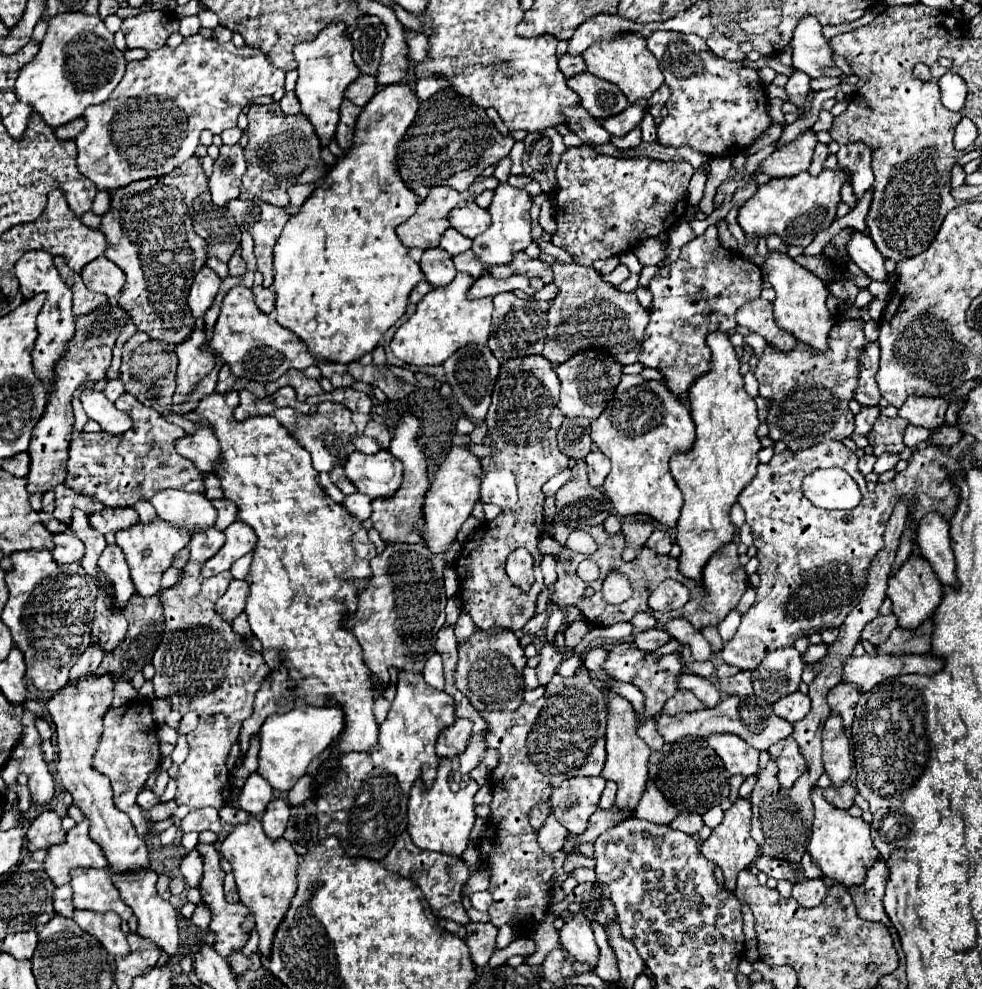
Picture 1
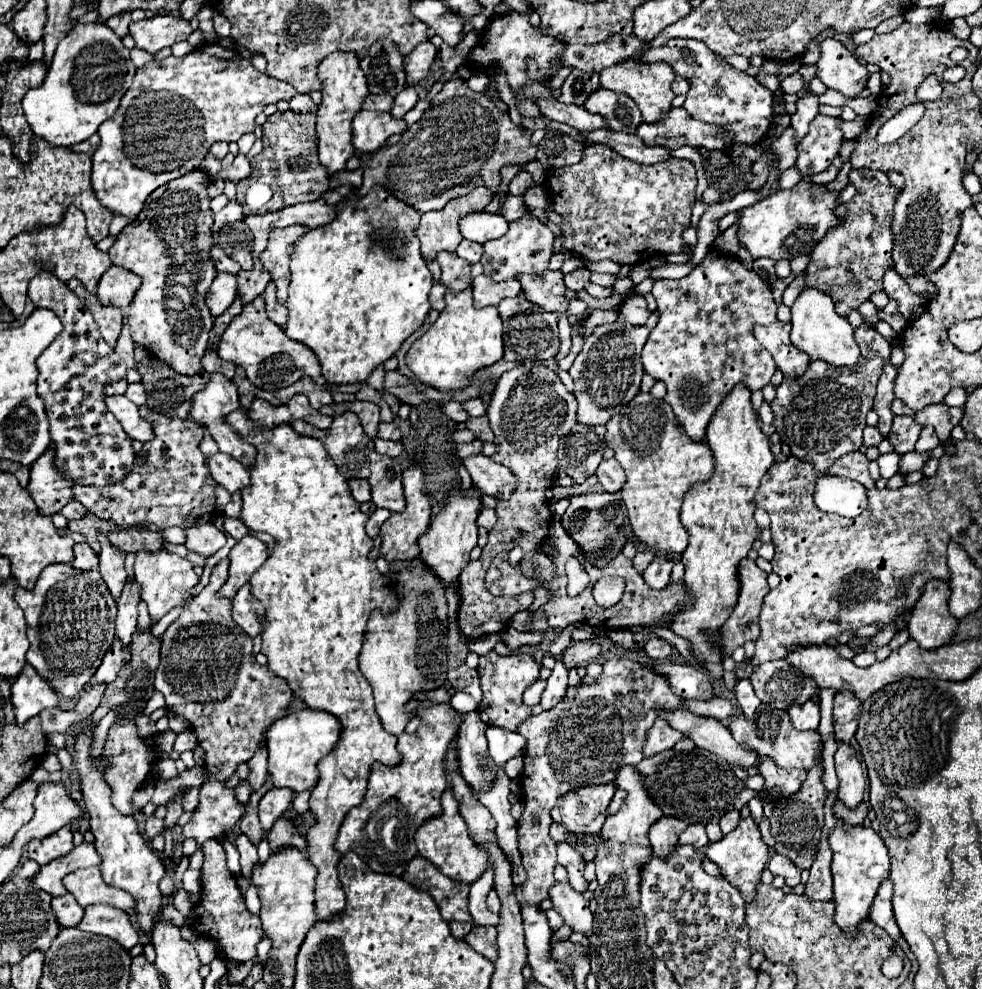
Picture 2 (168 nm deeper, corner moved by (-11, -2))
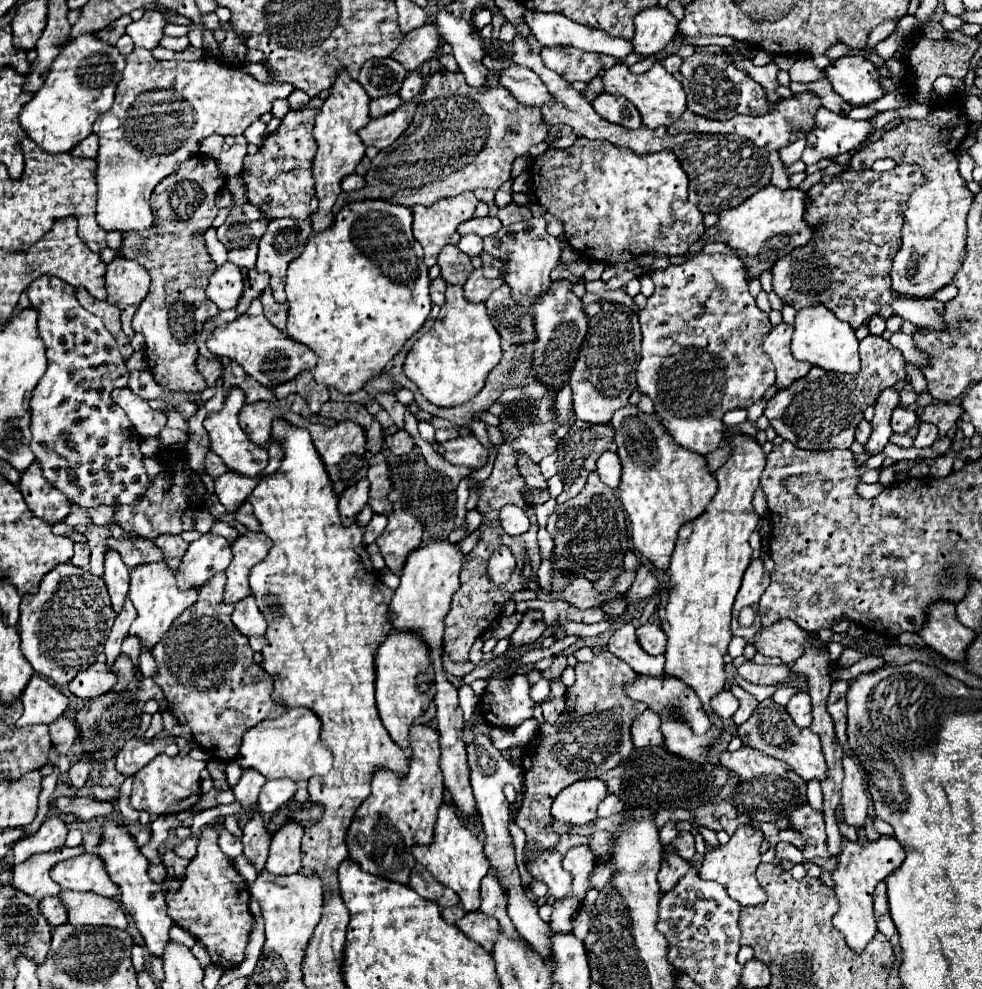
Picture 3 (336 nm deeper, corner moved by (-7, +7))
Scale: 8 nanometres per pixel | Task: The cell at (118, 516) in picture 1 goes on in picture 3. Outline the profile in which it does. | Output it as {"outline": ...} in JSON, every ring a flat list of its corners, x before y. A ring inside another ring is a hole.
{"outline":[[107,539,109,549,117,551,127,567,139,567,143,563,163,561,163,551,149,539]]}

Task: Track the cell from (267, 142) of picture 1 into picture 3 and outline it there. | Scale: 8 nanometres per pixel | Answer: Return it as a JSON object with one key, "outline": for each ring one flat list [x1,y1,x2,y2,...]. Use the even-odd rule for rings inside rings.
{"outline":[[305,107,299,111,289,111,281,121,279,129,263,141,259,151,255,155,245,157,243,179,245,179,249,203,253,203,267,219,275,219,275,217,307,219,311,213,309,201,315,195,311,163,317,151,313,125,315,125,313,109]]}

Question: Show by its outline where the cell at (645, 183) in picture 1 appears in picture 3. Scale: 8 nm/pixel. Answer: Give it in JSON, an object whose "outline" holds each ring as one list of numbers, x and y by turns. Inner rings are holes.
{"outline":[[579,137,567,149,547,149,533,159,531,187,537,201,557,219,565,223,565,237,569,245,581,253,583,259,595,263,633,261,639,255,683,255,705,231,703,213,687,199,689,179,683,173,673,151,659,151,651,155,633,155,607,141,591,141]]}

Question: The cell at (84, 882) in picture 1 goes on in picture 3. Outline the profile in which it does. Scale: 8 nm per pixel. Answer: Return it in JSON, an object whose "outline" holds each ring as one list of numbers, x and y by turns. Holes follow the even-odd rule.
{"outline":[[91,853,57,863,51,869,51,879,59,883,61,889,91,891,101,897,115,897,119,891,119,887,109,879,103,859]]}

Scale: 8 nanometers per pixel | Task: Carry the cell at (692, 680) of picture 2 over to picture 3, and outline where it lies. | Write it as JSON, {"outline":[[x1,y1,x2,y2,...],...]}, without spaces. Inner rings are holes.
{"outline":[[631,623,623,625,621,629,617,629,611,635,607,649,613,655,617,655,619,659,623,659,625,663,629,663,639,675,665,675,665,669,663,669,665,657,663,655,659,655,659,657,647,655,639,647,639,643,635,639,635,627]]}

